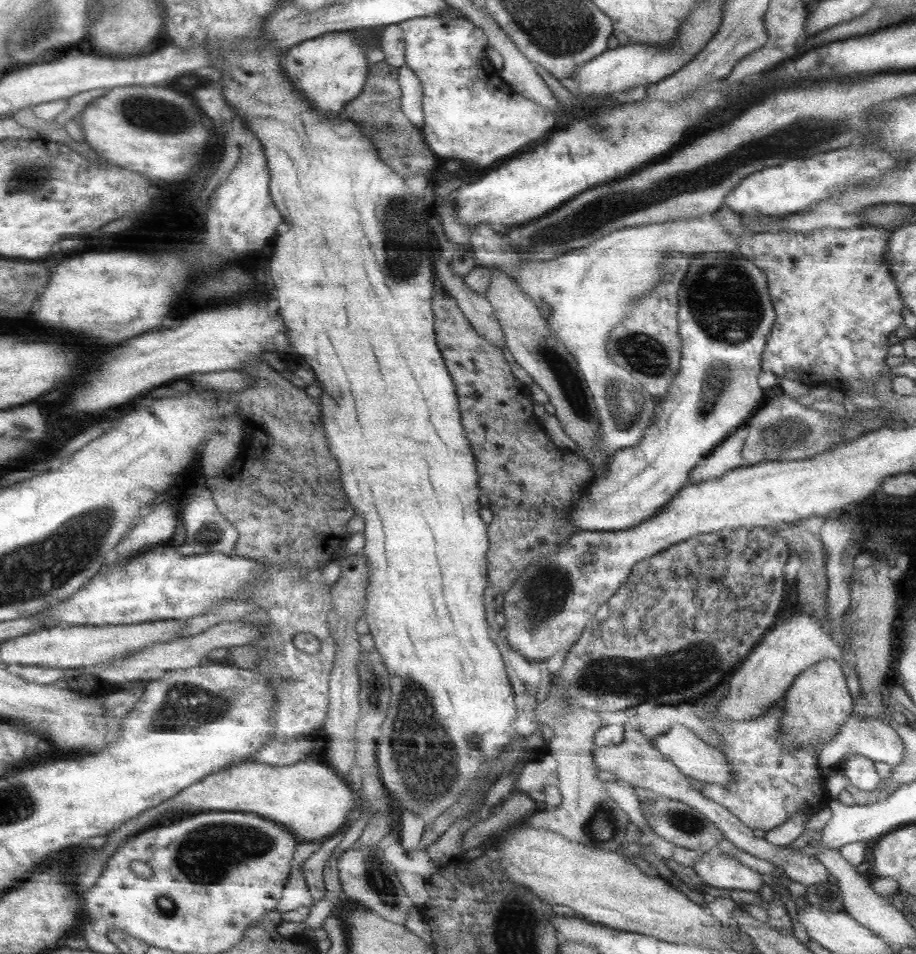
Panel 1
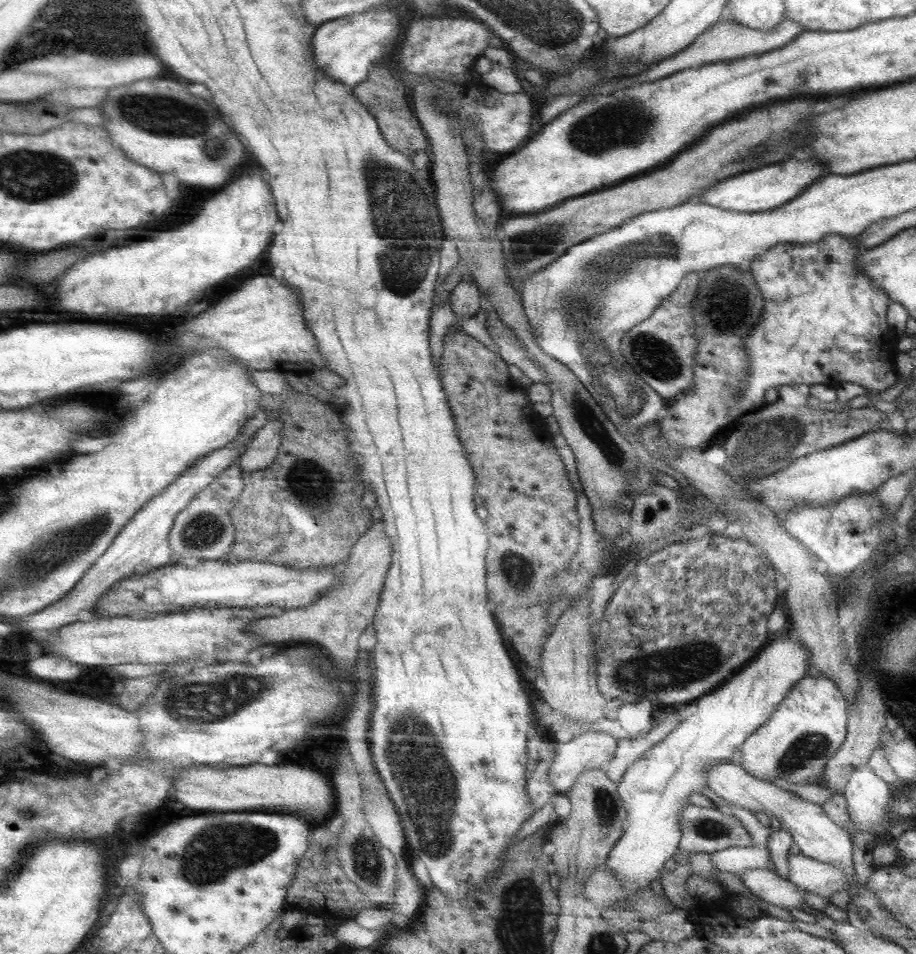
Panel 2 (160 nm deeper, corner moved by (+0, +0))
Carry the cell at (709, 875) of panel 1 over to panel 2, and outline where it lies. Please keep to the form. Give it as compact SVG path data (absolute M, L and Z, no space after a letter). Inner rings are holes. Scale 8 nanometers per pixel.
M763 868L739 872L743 884L751 894L761 900L779 906L785 910L799 910L804 903L804 890L787 879L779 877L775 872Z

